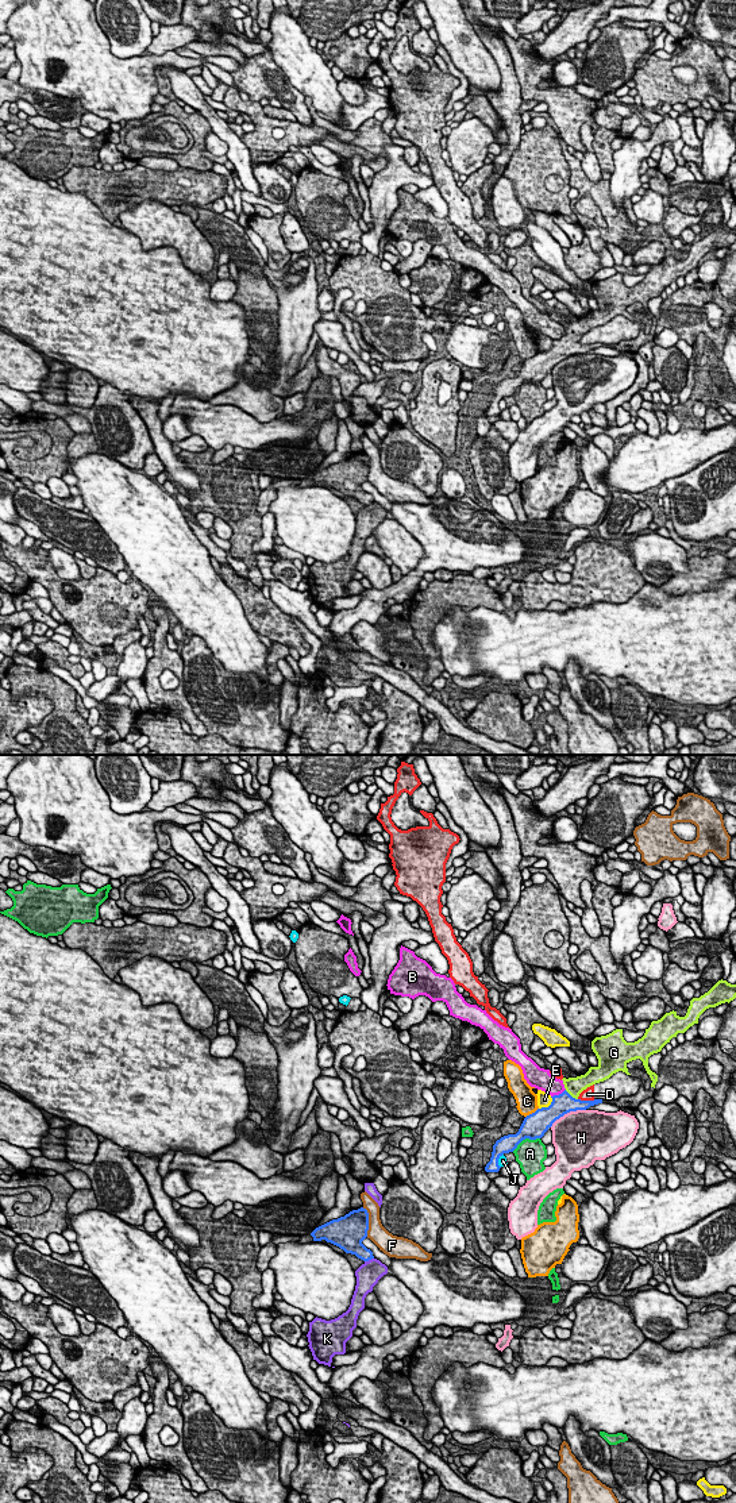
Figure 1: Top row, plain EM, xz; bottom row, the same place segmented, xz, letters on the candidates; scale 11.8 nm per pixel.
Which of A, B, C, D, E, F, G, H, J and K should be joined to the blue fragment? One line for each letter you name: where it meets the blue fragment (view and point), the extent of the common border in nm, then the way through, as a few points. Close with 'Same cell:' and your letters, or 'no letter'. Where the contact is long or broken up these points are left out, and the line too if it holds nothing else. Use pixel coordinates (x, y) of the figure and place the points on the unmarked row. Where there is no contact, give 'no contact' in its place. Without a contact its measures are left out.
G: contact xz (570, 339); length 200 nm; way xz (562, 347), (570, 339), (574, 330)
Same cell: G

